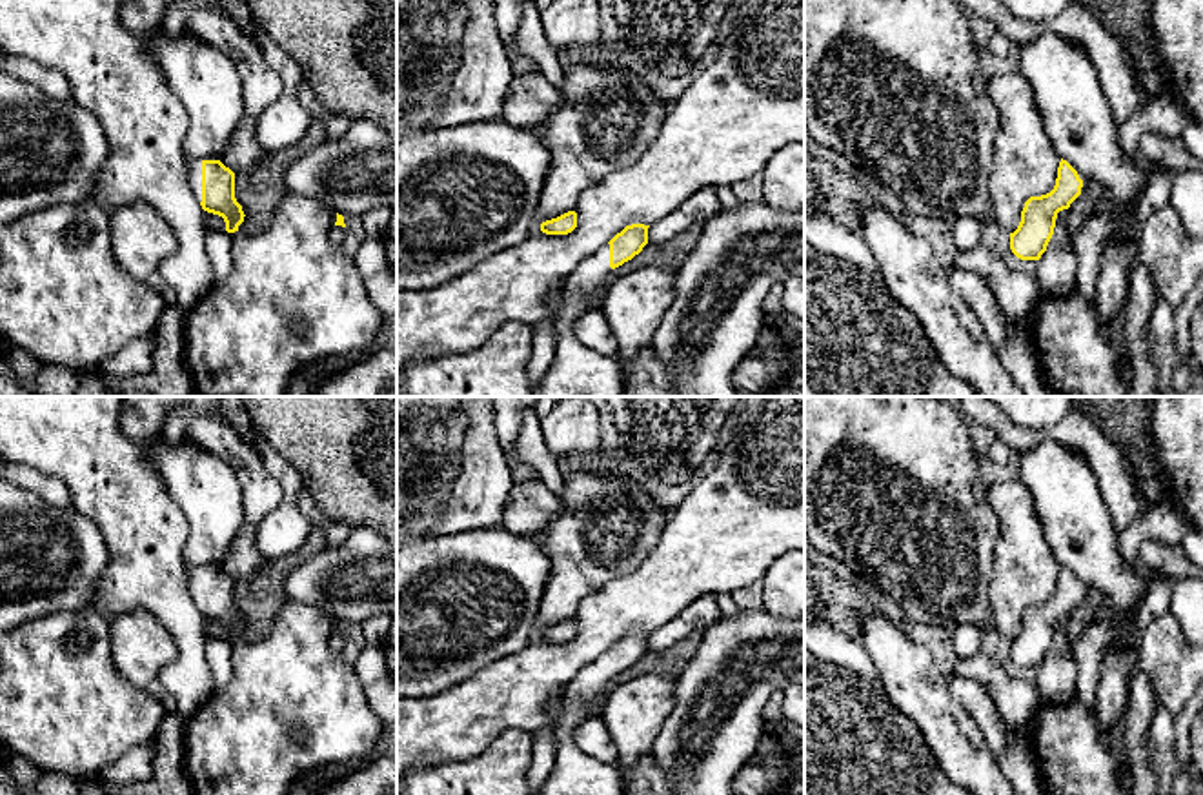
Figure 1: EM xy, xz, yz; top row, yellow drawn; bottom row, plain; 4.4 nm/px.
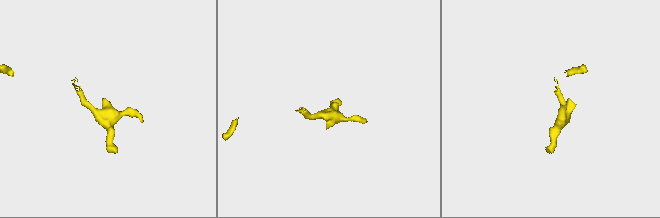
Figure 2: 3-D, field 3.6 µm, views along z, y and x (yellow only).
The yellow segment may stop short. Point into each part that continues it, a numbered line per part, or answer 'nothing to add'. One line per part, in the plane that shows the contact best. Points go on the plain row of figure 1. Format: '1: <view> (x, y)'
1: xy (195, 577)

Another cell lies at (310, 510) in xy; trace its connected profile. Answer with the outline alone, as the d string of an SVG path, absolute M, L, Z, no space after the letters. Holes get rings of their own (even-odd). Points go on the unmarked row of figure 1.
M302 486L302 489L298 491L298 498L298 509L313 524L313 528L317 526L324 531L329 548L342 544L349 537L348 526L324 518L318 506L313 502L311 491L306 486Z

